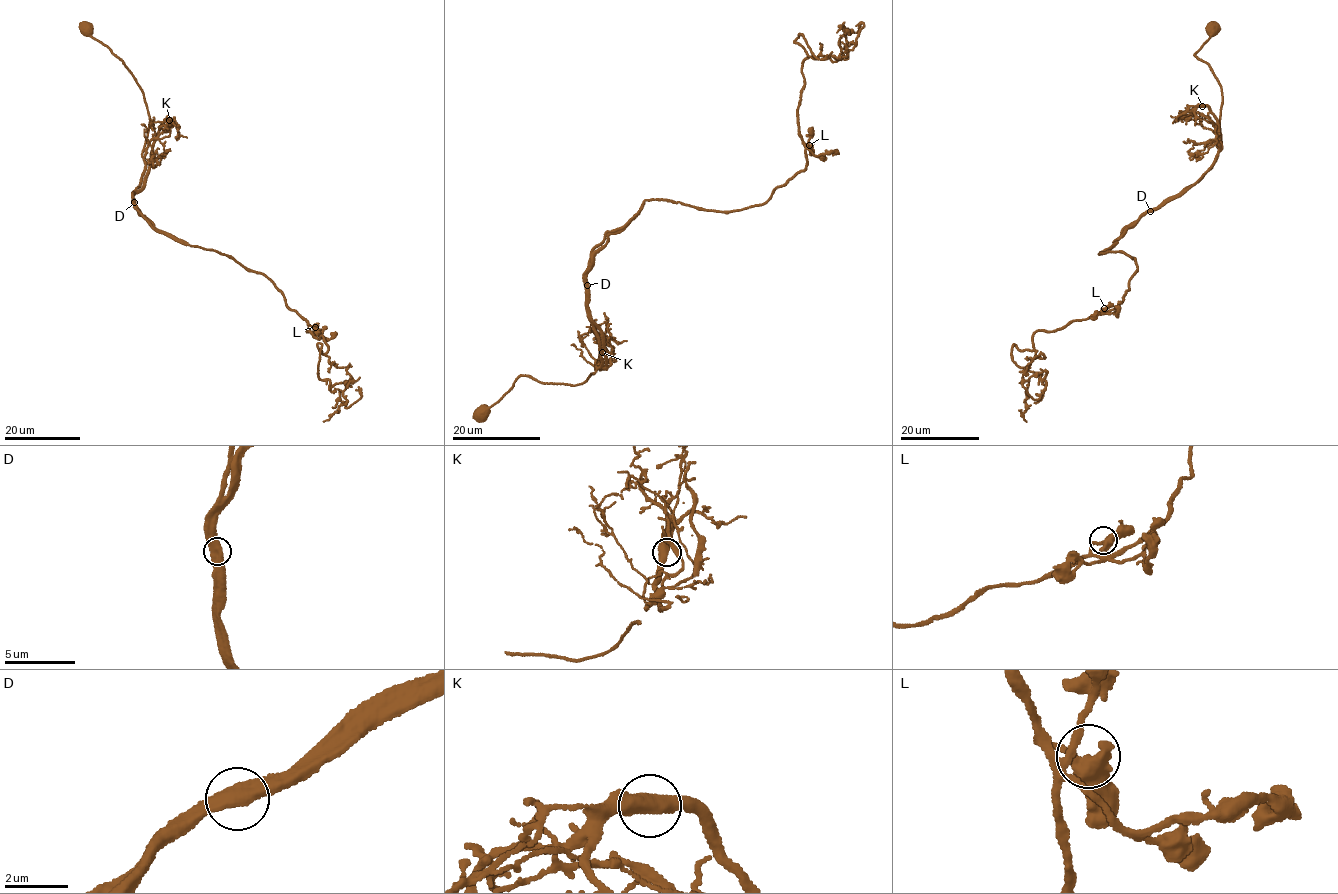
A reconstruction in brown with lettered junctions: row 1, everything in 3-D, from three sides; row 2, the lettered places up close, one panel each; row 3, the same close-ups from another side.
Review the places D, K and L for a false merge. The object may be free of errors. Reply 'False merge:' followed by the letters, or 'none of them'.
False merge: D

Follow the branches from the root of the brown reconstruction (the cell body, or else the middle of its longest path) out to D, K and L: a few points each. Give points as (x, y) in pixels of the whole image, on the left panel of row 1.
D: (86, 28), (83, 29), (123, 61), (147, 106), (148, 132), (142, 152), (145, 168), (132, 195), (134, 202)
K: (86, 28), (83, 29), (123, 61), (143, 94), (149, 125), (143, 158), (160, 125), (169, 120)
L: (86, 28), (143, 94), (145, 168), (132, 200), (141, 215), (178, 241), (263, 273), (315, 327)

